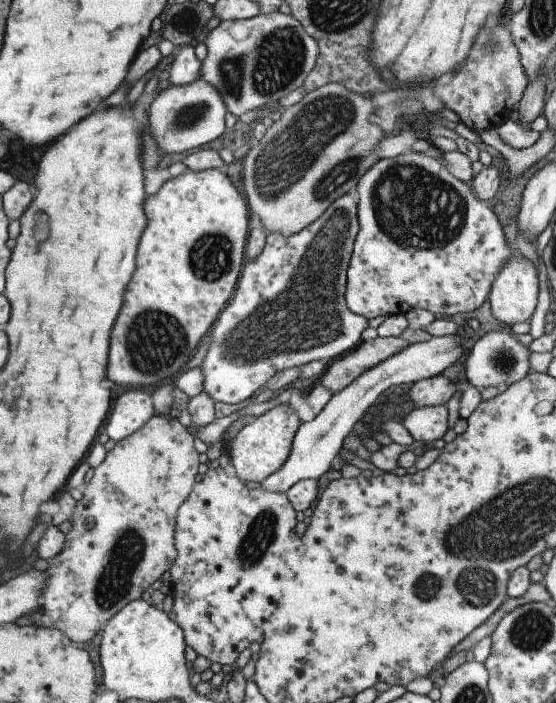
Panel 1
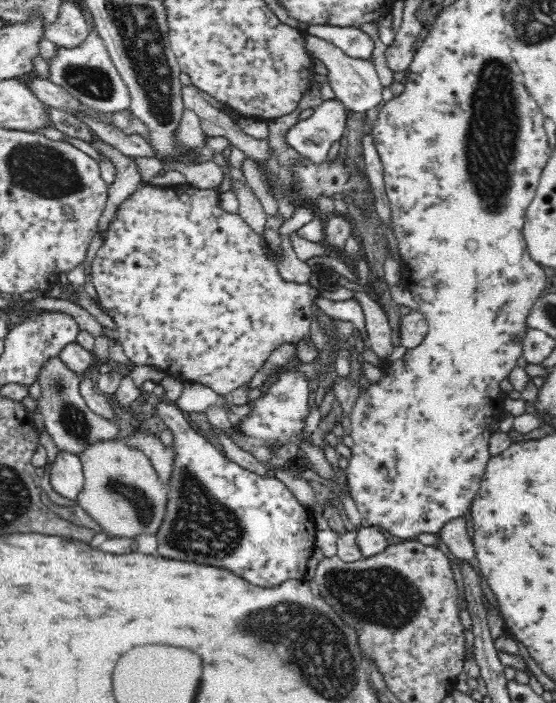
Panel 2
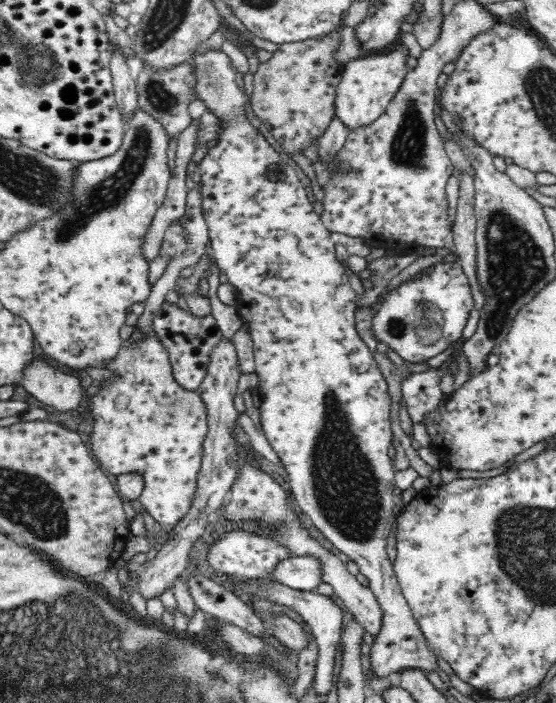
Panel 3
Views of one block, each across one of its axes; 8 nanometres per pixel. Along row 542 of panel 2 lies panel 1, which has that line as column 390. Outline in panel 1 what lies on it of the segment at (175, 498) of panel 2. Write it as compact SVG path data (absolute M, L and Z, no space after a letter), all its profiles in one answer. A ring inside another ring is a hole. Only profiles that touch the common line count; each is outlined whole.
M410 152L410 154L404 154L404 156L396 156L396 158L376 162L362 176L362 180L358 182L357 190L359 201L356 214L359 220L359 231L355 236L353 253L347 268L347 285L345 286L345 299L348 308L357 315L370 319L376 318L376 316L405 315L410 309L424 309L434 314L446 314L453 319L467 317L474 314L474 310L478 310L486 302L498 273L503 269L503 265L507 264L512 258L528 260L526 256L519 252L519 249L508 246L502 224L492 211L492 207L474 194L470 184L458 180L447 167L440 164L438 160L426 156L426 154Z

